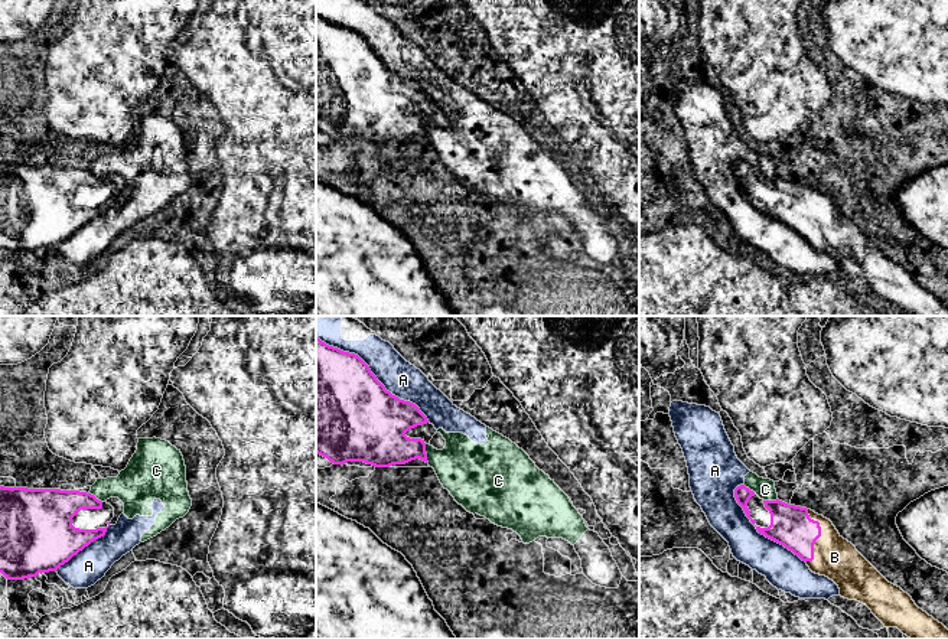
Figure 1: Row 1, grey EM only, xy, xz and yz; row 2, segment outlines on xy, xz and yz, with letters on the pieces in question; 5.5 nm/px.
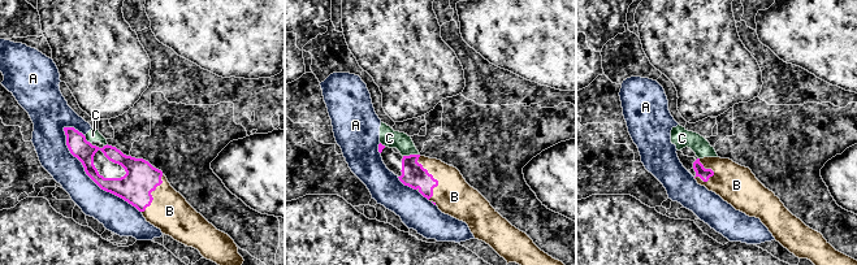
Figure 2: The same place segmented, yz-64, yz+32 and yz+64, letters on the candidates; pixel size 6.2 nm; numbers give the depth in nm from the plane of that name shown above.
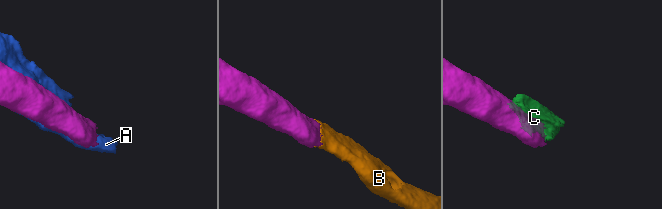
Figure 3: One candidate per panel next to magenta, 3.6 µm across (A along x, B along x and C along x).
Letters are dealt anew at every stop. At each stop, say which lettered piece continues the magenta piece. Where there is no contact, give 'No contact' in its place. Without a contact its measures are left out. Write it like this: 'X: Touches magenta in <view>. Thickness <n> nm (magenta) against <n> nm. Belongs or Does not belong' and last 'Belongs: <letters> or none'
A: Touches magenta in xz. Thickness 500 nm (magenta) against 200 nm. Does not belong
B: Touches magenta in yz. Thickness 220 nm (magenta) against 240 nm. Belongs
C: Touches magenta in xz. Thickness 260 nm (magenta) against 300 nm. Does not belong
Belongs: B

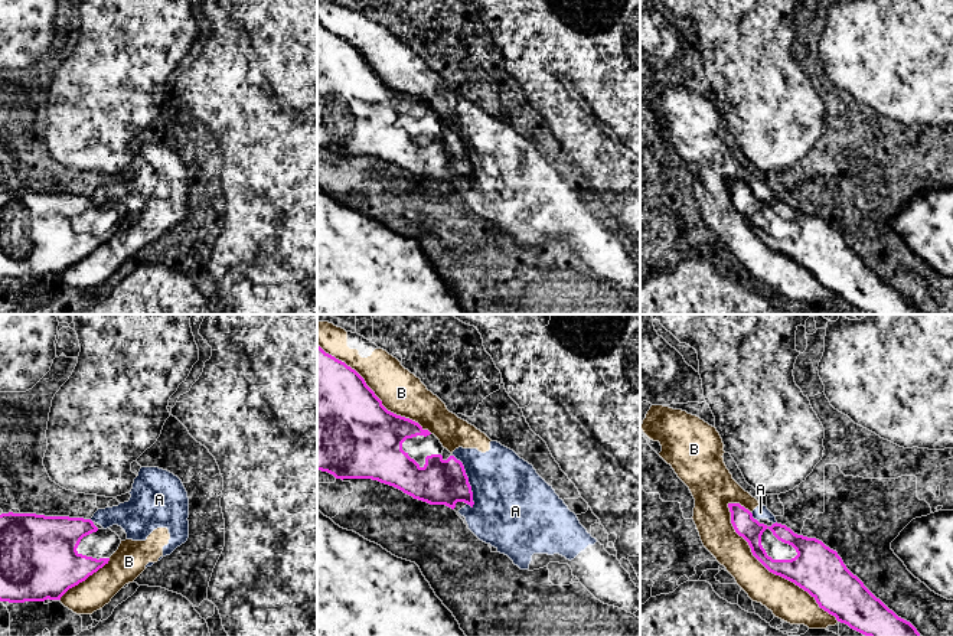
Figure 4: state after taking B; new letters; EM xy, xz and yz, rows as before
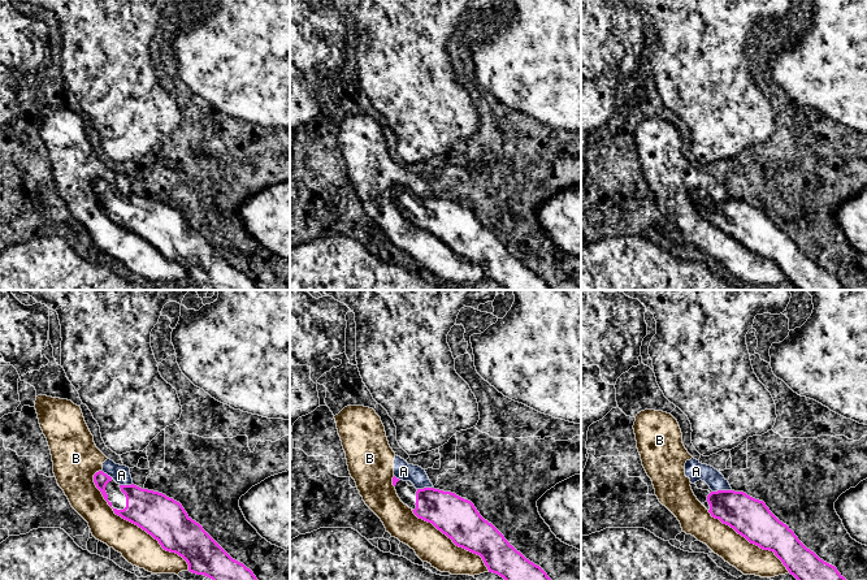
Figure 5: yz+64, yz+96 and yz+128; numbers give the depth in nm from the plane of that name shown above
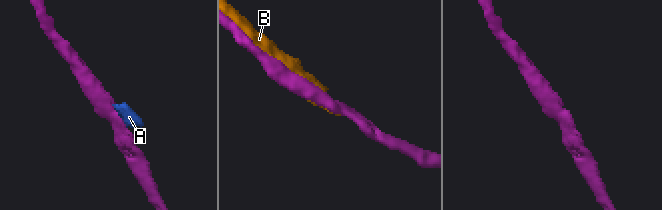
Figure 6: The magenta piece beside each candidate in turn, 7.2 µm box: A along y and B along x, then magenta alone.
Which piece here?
A: Touches magenta in xz. Thickness 260 nm (magenta) against 400 nm. Does not belong
B: Touches magenta in yz. Thickness 260 nm (magenta) against 200 nm. Does not belong
Belongs: none

